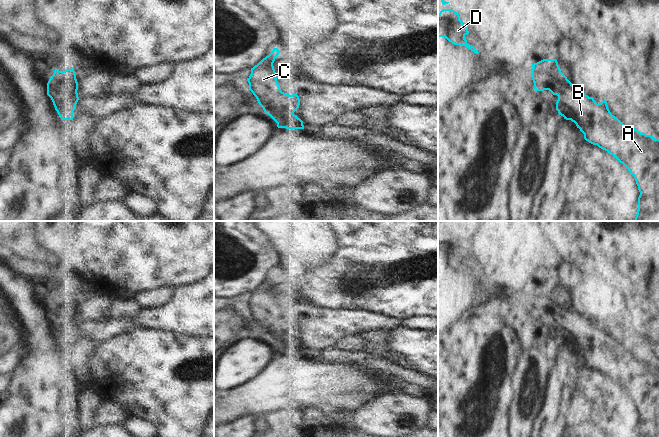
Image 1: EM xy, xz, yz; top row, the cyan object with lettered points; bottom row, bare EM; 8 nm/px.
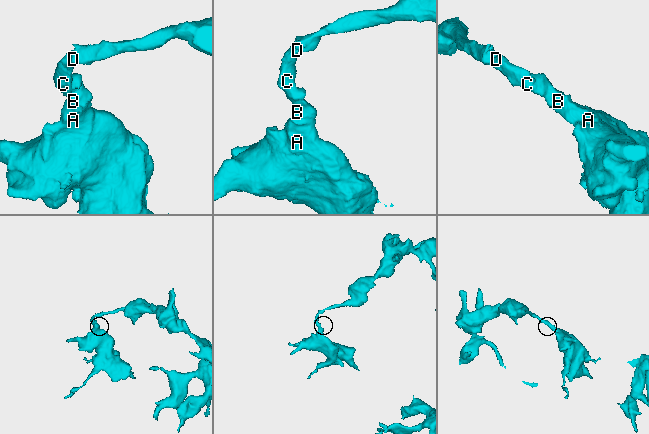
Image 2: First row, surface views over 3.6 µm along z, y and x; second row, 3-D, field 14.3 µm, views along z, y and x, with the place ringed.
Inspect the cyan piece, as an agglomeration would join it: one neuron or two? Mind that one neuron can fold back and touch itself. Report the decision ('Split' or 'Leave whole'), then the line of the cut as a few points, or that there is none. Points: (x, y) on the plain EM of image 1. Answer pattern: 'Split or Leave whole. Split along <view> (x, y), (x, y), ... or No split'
Leave whole. No split

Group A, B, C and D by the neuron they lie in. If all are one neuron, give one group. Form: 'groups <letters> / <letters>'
groups A B C D

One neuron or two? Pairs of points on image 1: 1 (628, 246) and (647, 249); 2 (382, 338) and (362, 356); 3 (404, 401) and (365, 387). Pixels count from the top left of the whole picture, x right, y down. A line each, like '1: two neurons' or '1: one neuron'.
1: one neuron
2: two neurons
3: two neurons

